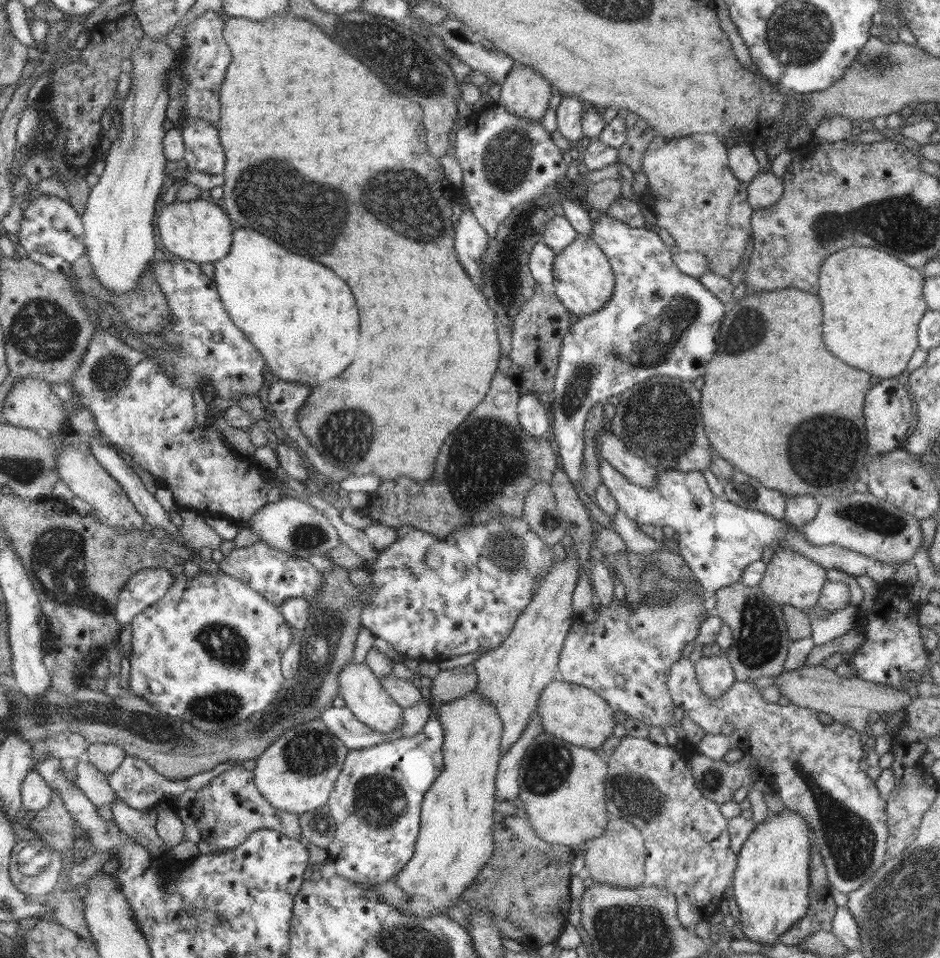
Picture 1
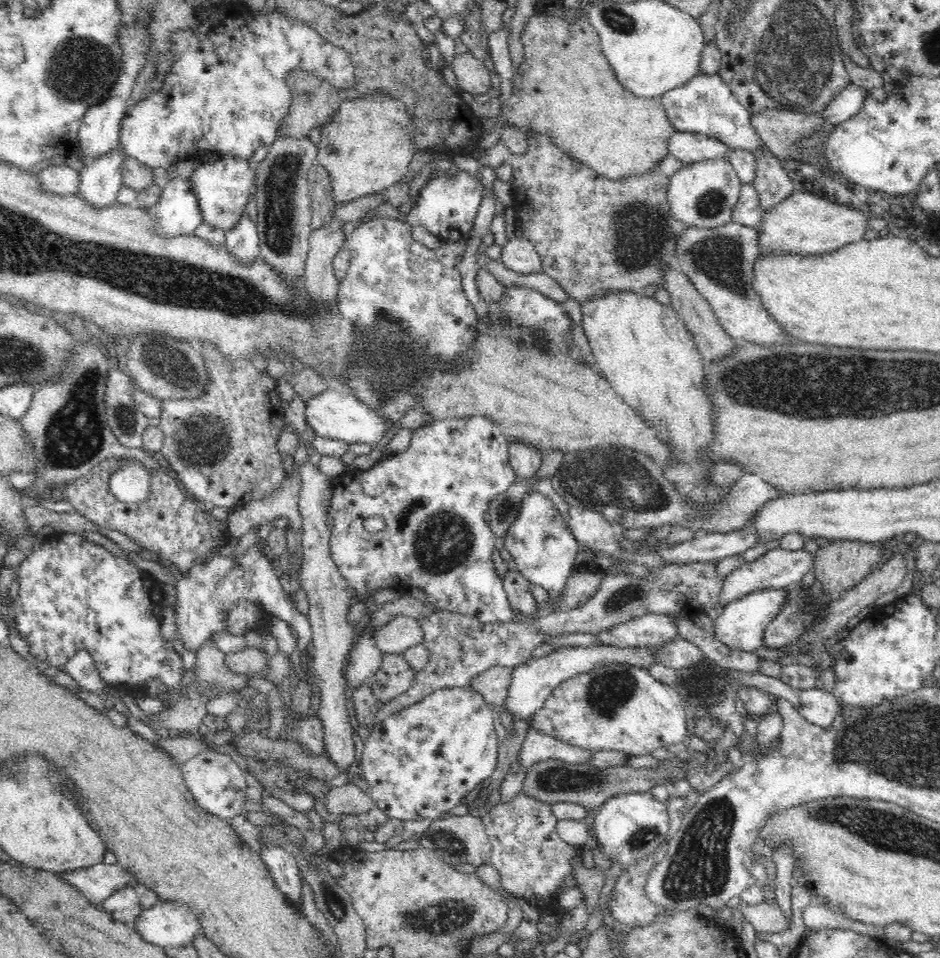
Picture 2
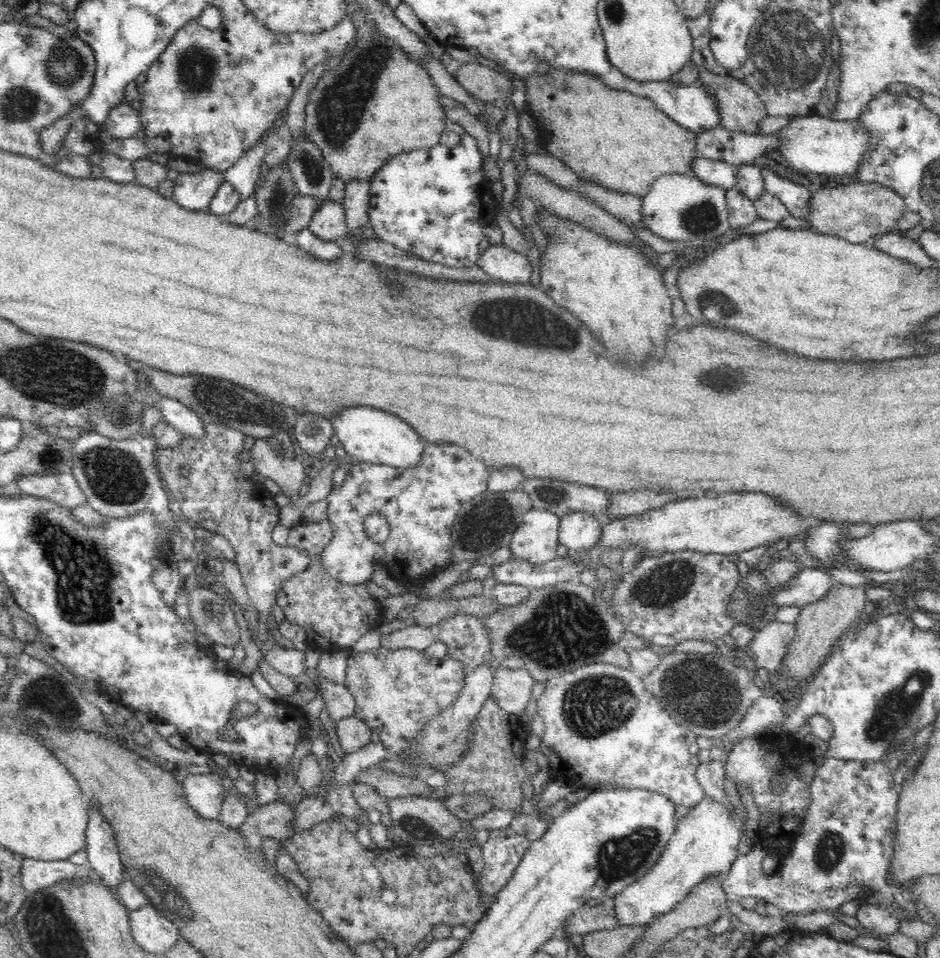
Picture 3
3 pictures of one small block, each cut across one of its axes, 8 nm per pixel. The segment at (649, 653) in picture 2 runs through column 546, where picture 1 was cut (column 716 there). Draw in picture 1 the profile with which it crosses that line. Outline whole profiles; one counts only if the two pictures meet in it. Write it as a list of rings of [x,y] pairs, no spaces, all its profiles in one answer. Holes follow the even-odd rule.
[[[727,656],[702,657],[693,664],[702,692],[711,699],[717,699],[736,680],[735,672]]]

